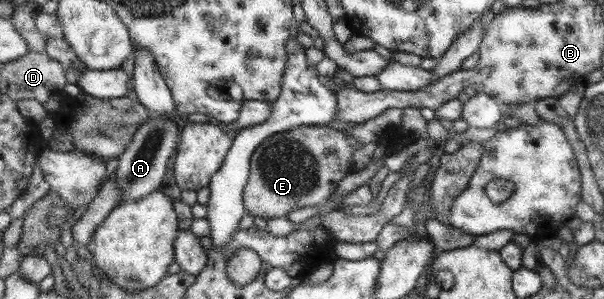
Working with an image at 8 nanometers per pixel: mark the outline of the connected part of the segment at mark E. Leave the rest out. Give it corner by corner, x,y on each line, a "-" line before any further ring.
296,126
266,136
252,151
249,174
242,188
243,208
248,217
285,217
307,205
323,205
338,181
350,171
350,157
359,144
340,129
328,126

